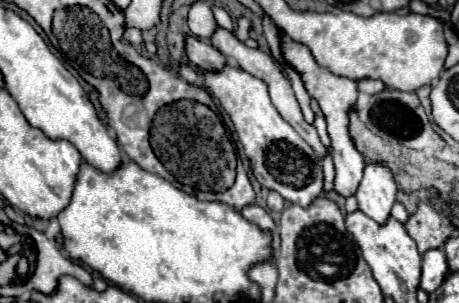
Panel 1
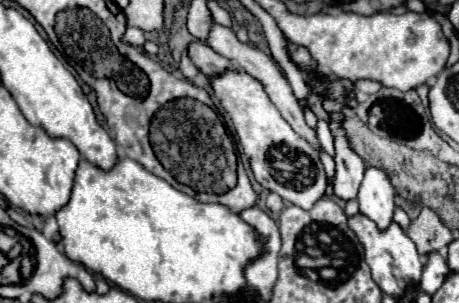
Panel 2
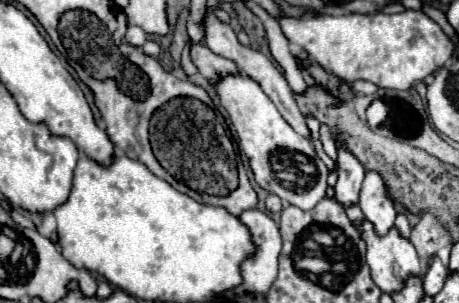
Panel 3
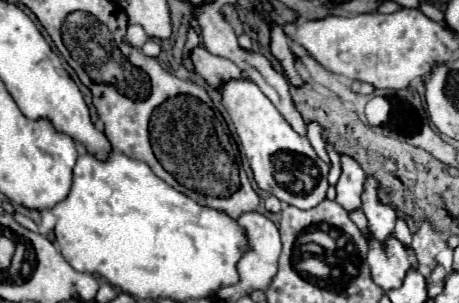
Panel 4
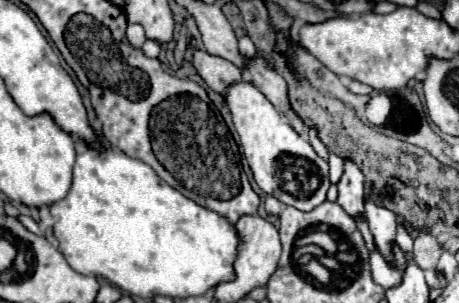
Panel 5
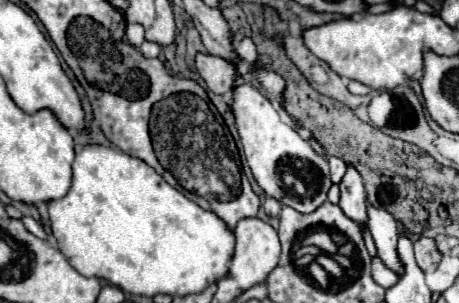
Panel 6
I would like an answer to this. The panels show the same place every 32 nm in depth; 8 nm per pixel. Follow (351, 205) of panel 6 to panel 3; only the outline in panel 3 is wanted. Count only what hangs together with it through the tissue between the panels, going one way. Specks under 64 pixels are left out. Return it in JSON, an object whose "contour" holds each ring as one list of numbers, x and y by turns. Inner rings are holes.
{"contour":[[336,140,336,150,338,150,338,158,336,158,338,180,334,186,336,200,342,202,344,206,350,206,350,204,358,202,360,186,364,180,364,166,352,152,348,152,344,148,342,140]]}

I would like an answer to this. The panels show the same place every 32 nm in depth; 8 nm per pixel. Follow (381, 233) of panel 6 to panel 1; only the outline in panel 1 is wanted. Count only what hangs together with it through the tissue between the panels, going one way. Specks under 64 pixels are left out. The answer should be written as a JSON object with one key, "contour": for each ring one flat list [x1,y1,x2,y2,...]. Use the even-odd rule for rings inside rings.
{"contour":[[370,162,364,166,364,178,356,190,358,208,374,218,378,224,384,224,390,216,390,208,396,202,398,186,390,168,384,162]]}

